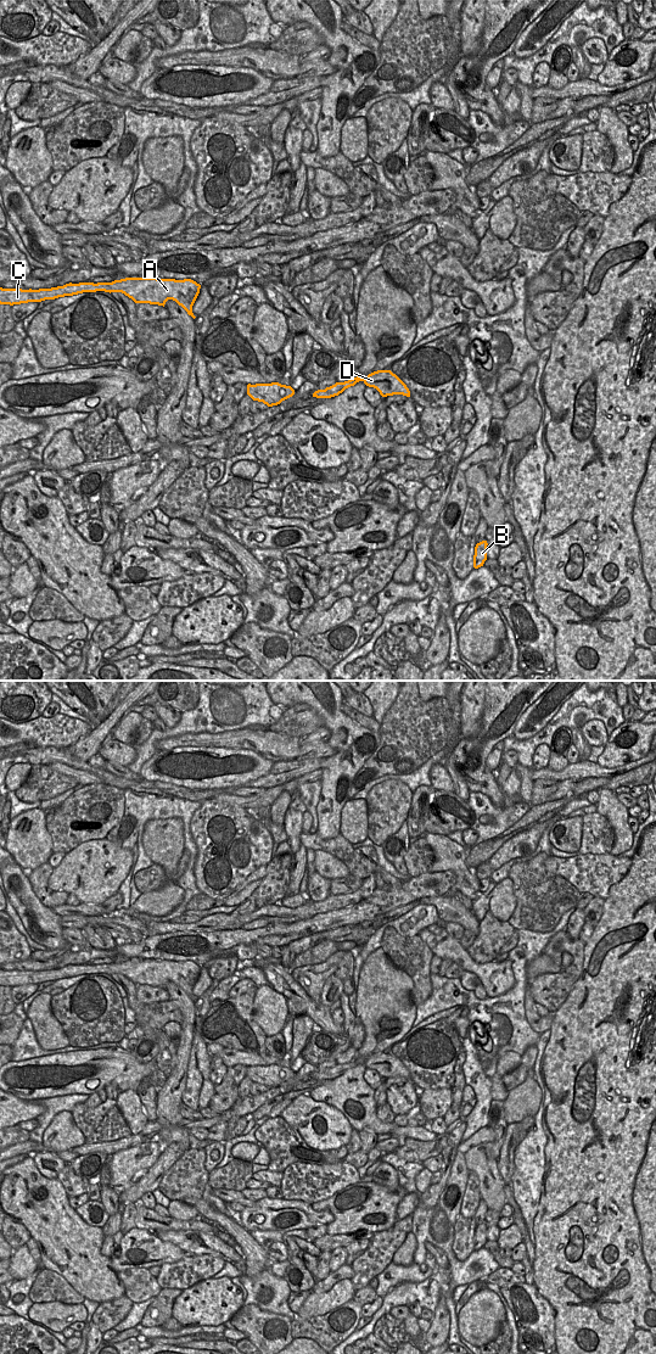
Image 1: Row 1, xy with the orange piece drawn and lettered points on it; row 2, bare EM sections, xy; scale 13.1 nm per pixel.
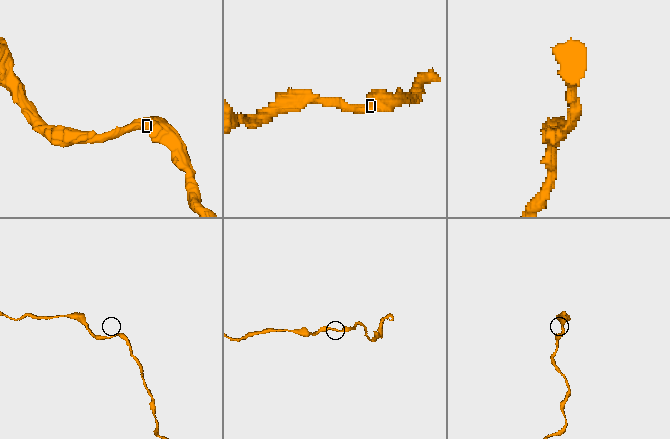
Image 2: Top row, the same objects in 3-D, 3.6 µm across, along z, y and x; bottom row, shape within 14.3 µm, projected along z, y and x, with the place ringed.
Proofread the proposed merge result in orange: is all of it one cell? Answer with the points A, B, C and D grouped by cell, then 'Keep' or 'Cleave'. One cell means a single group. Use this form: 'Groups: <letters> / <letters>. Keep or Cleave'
Groups: A B C D. Keep

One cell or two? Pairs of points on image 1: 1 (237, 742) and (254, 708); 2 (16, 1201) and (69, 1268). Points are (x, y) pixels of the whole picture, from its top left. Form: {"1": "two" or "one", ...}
{"1": "two", "2": "one"}

